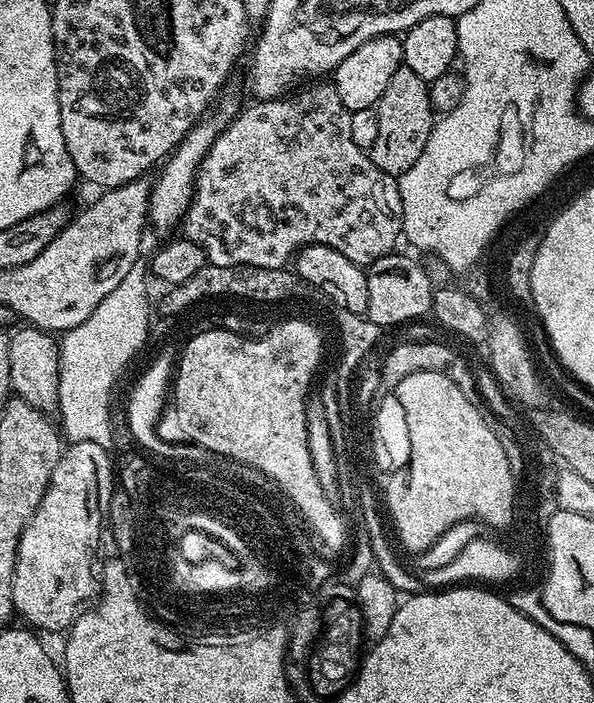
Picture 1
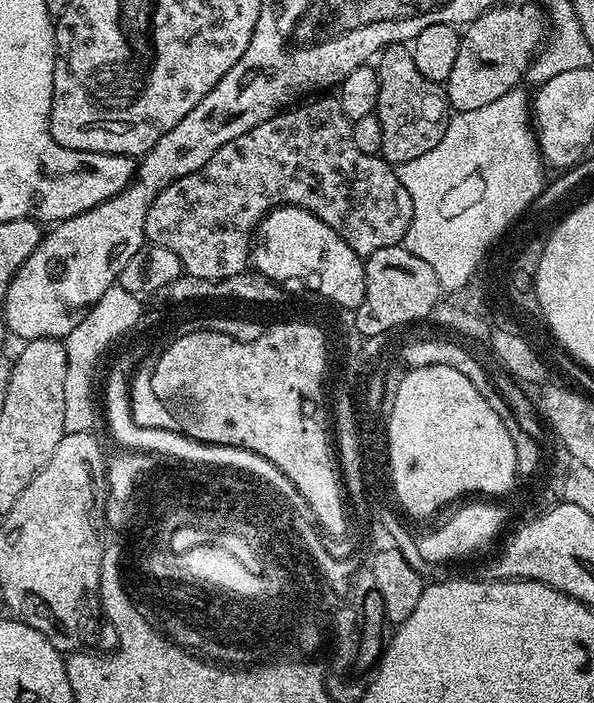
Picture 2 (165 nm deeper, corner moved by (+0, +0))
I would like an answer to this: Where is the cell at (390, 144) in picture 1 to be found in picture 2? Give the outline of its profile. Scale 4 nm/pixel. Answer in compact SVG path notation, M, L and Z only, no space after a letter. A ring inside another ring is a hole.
M407 43L387 45L379 53L374 67L380 83L374 113L378 122L382 122L380 156L393 166L414 162L414 158L422 158L422 154L434 150L434 146L442 142L442 134L446 134L450 119L448 93L419 72Z

